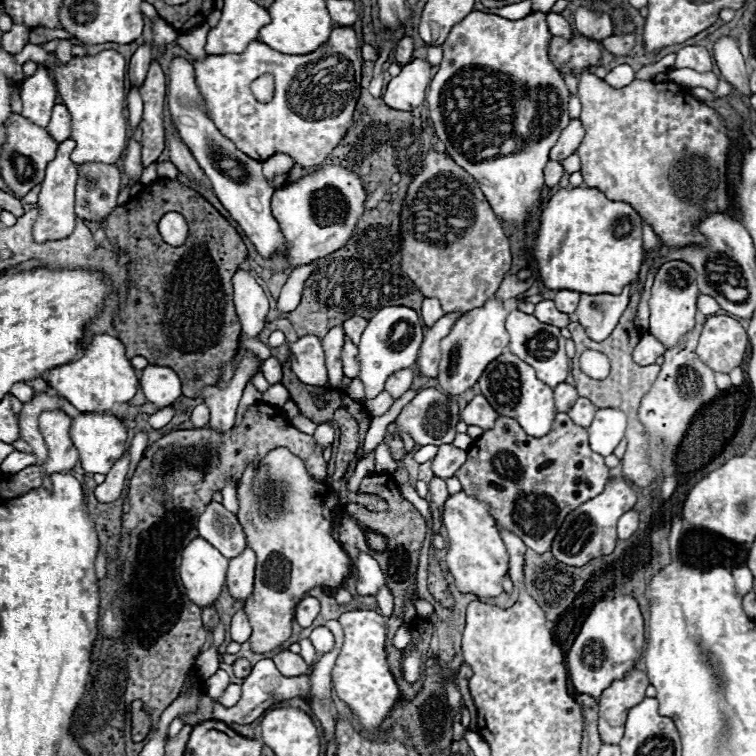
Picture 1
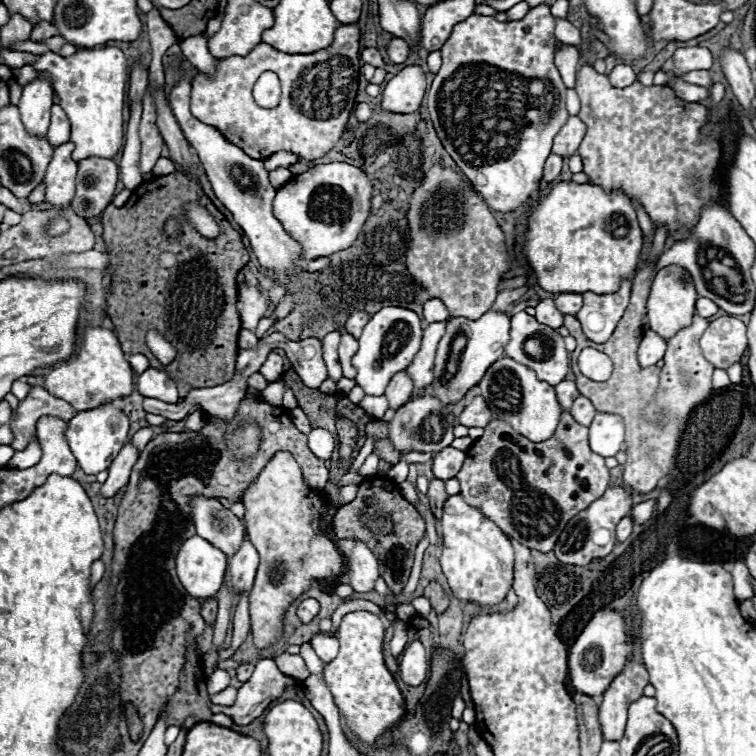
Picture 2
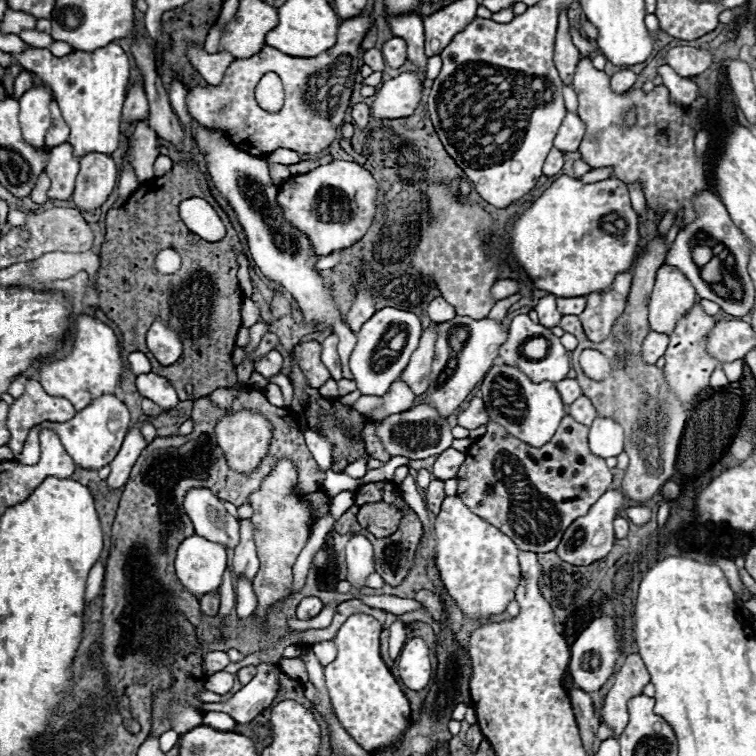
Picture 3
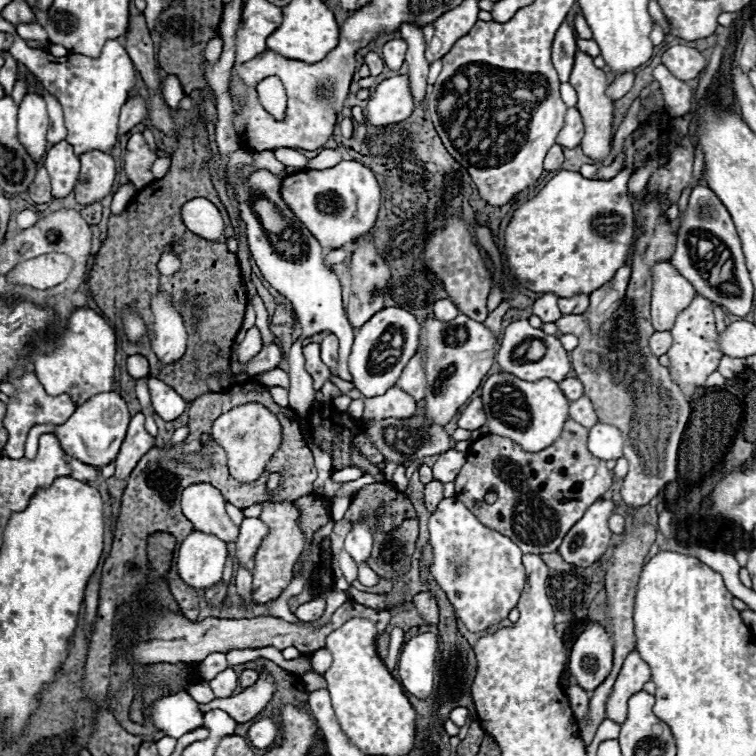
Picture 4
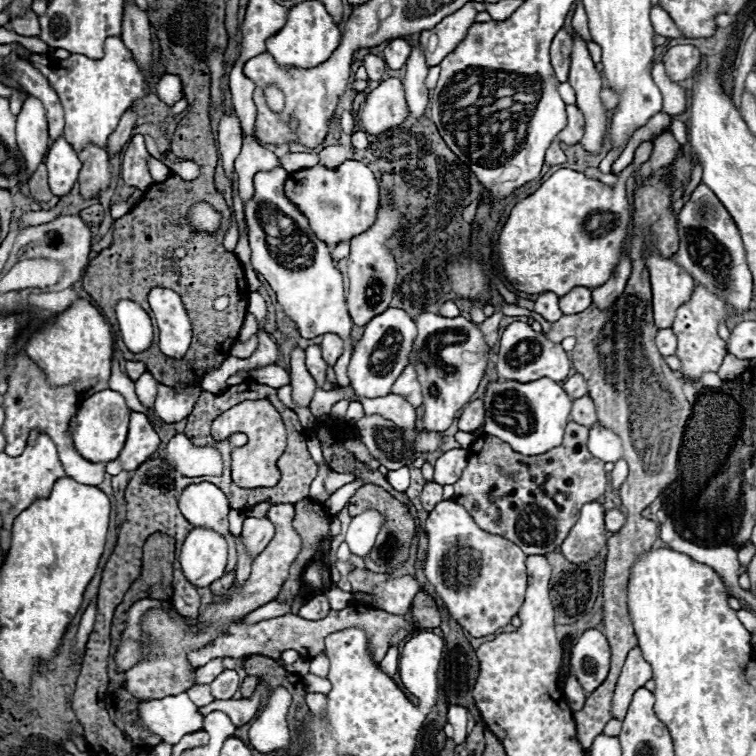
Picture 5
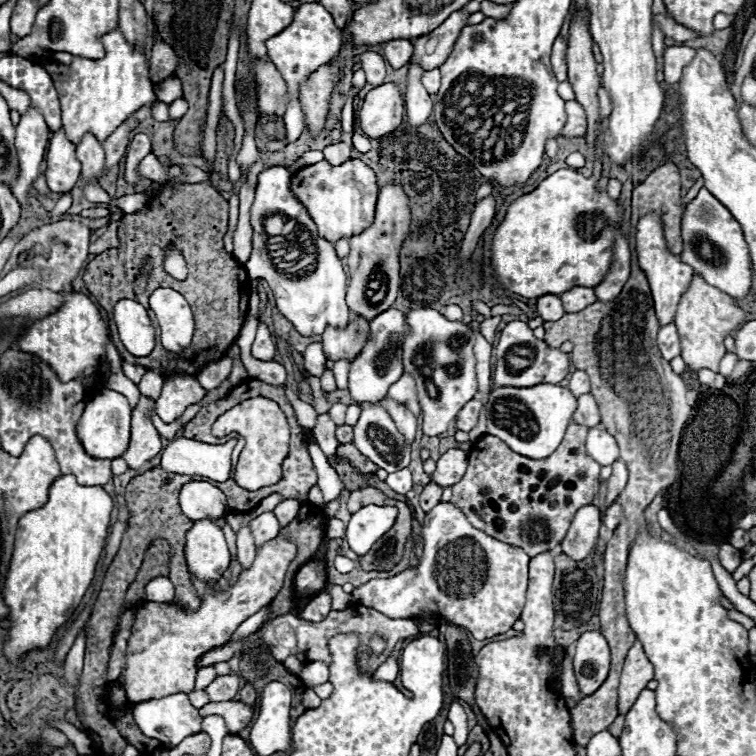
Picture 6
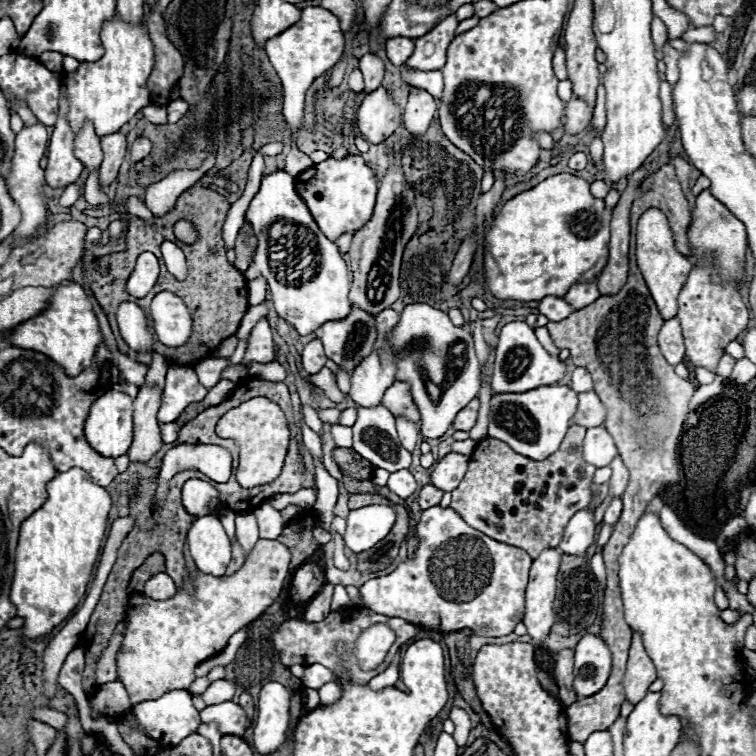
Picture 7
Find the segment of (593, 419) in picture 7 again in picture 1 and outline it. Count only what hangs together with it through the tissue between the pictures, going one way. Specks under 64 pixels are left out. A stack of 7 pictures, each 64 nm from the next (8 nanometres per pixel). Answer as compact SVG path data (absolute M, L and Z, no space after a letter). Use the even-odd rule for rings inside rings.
M578 398L576 402L574 402L574 406L570 408L570 418L578 424L578 426L584 426L584 428L588 428L590 426L590 422L592 422L592 418L594 418L594 412L596 412L598 408L594 408L594 404L588 400L588 398Z

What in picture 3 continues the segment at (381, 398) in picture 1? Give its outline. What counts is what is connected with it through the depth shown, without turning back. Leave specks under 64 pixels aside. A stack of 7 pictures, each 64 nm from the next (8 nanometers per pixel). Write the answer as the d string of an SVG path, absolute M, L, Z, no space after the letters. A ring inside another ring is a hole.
M360 396L360 398L352 404L352 408L354 408L356 412L360 412L360 414L368 414L368 412L374 410L380 402L382 402L382 400L380 400L378 396Z

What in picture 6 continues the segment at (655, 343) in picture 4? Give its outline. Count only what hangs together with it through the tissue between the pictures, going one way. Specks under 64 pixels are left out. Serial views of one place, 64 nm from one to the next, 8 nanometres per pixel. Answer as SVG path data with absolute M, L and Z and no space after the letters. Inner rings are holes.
M670 322L670 324L660 328L660 332L658 332L658 346L660 346L662 358L666 358L666 360L672 360L672 358L680 356L682 346L680 346L680 336L678 336L678 330L676 330L674 322Z

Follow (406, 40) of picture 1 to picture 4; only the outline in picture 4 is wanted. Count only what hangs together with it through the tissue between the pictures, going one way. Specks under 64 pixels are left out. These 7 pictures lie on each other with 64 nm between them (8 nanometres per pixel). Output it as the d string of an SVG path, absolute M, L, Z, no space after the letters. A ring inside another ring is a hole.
M394 38L394 40L386 42L382 48L382 56L384 56L384 62L390 70L398 70L404 64L406 42L402 38Z

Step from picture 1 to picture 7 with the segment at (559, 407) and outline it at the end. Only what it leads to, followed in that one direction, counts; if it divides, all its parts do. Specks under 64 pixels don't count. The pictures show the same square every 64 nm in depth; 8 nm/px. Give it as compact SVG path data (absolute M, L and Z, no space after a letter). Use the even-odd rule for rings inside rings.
M576 368L572 372L572 390L586 392L586 388L592 388L592 376L586 368Z

